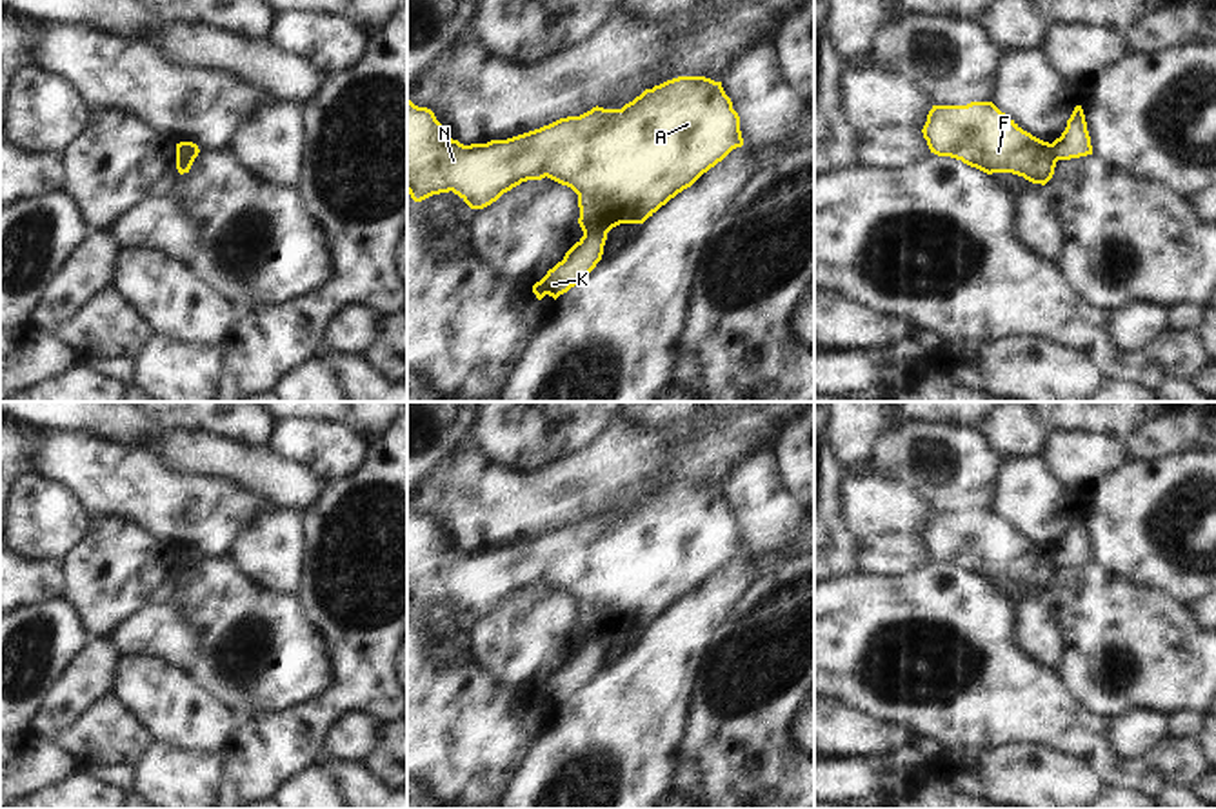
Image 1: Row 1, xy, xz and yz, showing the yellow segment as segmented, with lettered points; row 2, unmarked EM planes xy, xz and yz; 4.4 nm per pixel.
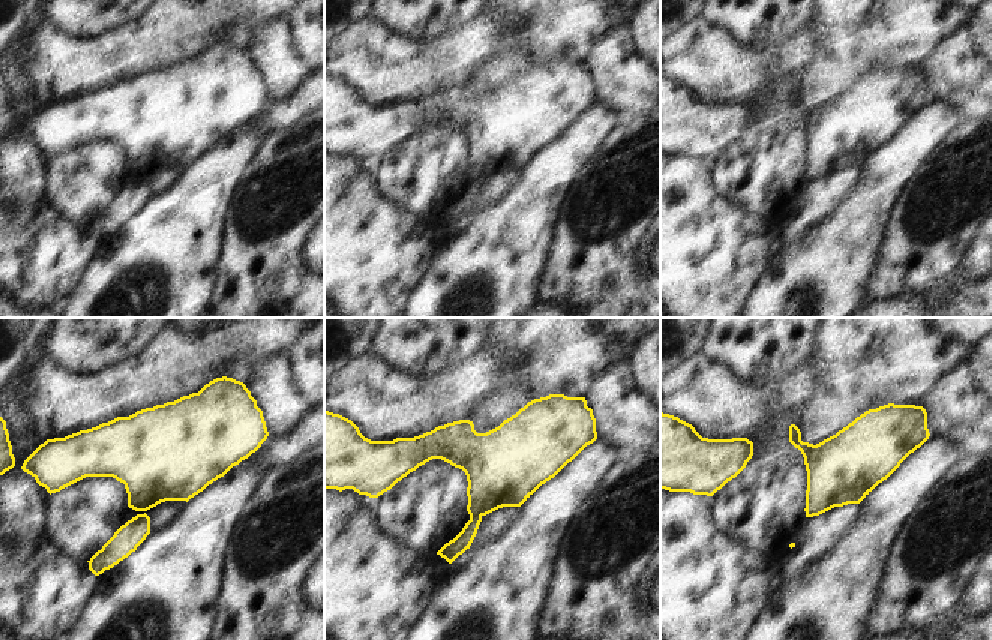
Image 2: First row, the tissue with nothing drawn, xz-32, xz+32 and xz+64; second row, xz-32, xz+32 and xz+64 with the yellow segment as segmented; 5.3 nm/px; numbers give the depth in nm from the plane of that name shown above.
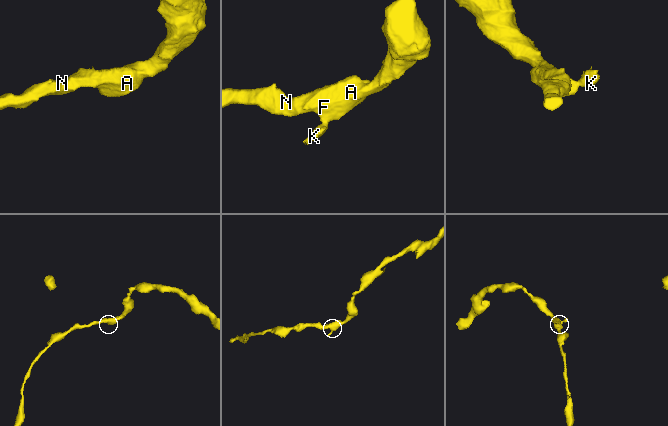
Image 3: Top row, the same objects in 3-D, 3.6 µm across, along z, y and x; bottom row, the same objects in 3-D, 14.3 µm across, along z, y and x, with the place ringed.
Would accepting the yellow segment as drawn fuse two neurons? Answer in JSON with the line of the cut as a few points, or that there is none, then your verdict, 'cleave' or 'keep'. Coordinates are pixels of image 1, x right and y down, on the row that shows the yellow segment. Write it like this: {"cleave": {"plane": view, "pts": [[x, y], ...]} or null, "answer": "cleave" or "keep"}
{"cleave": {"plane": "xz", "pts": [[606, 231], [584, 233]]}, "answer": "cleave"}

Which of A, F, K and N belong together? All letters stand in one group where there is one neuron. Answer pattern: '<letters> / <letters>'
A F N / K

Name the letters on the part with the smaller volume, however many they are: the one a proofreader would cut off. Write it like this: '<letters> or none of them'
K

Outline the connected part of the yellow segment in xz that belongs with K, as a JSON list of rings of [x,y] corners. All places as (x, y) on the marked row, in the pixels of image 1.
[[[605,231],[583,233],[583,236],[565,253],[563,260],[533,285],[536,298],[542,300],[549,295],[556,300],[580,284],[602,260],[605,240]]]

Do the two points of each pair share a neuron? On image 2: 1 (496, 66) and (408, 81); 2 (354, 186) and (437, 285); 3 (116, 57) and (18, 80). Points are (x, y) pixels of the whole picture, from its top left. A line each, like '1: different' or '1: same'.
1: different
2: different
3: different

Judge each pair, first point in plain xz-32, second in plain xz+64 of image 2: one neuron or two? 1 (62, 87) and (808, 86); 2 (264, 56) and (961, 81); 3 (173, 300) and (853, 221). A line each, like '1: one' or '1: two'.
1: two
2: one
3: one

